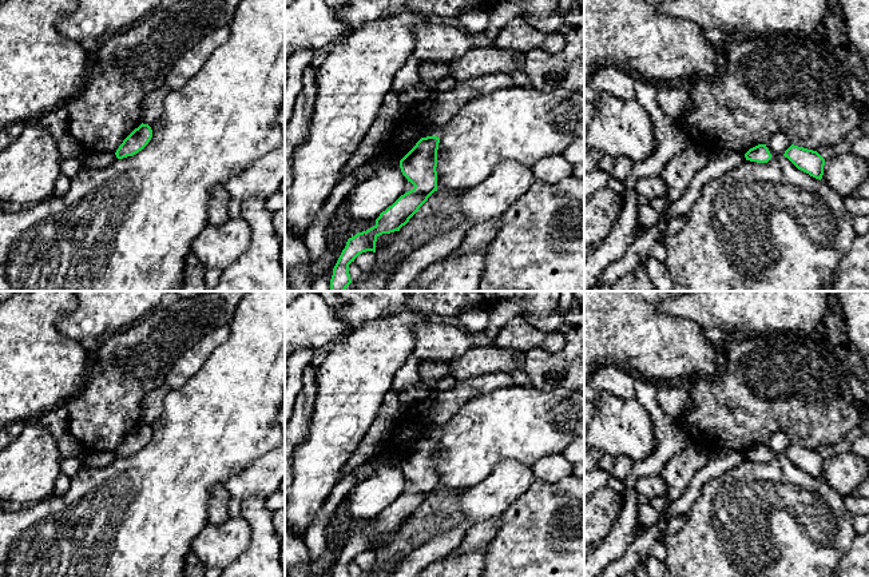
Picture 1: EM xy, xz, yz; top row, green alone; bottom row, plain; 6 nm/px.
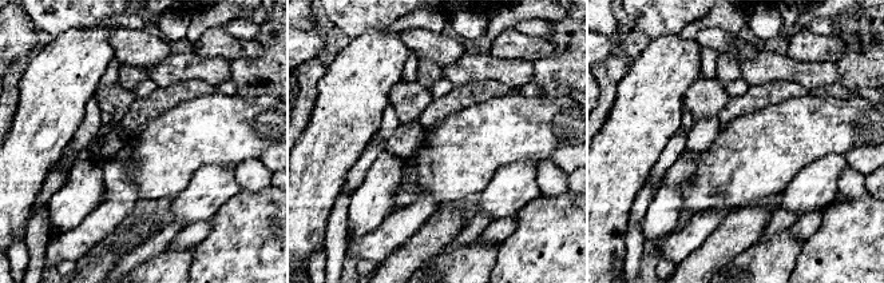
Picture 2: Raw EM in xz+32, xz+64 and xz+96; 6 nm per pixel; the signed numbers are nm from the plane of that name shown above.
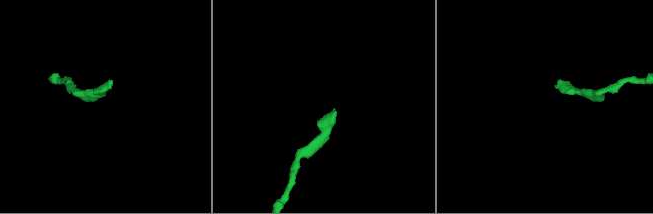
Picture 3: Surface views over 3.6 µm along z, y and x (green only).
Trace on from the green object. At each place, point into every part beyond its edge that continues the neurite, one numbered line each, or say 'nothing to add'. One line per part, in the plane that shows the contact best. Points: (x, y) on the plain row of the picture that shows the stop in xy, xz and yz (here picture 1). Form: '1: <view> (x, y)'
1: xz (432, 430)

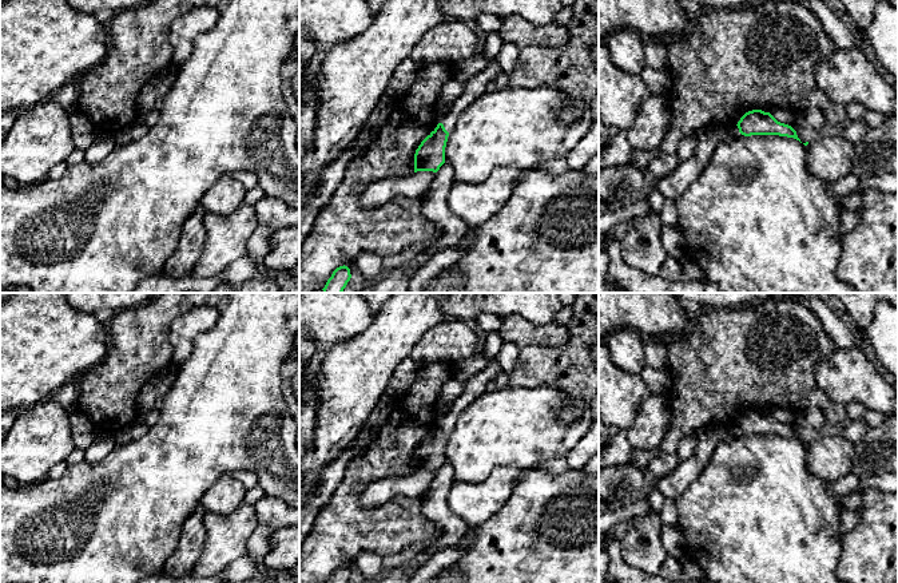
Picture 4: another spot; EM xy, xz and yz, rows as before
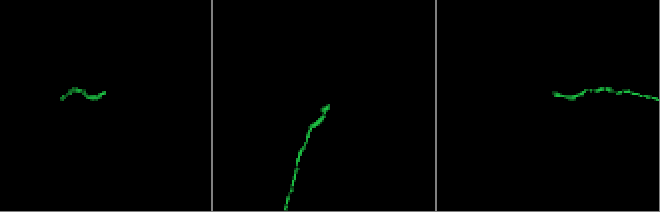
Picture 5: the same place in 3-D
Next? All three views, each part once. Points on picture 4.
1: xz (475, 387)

